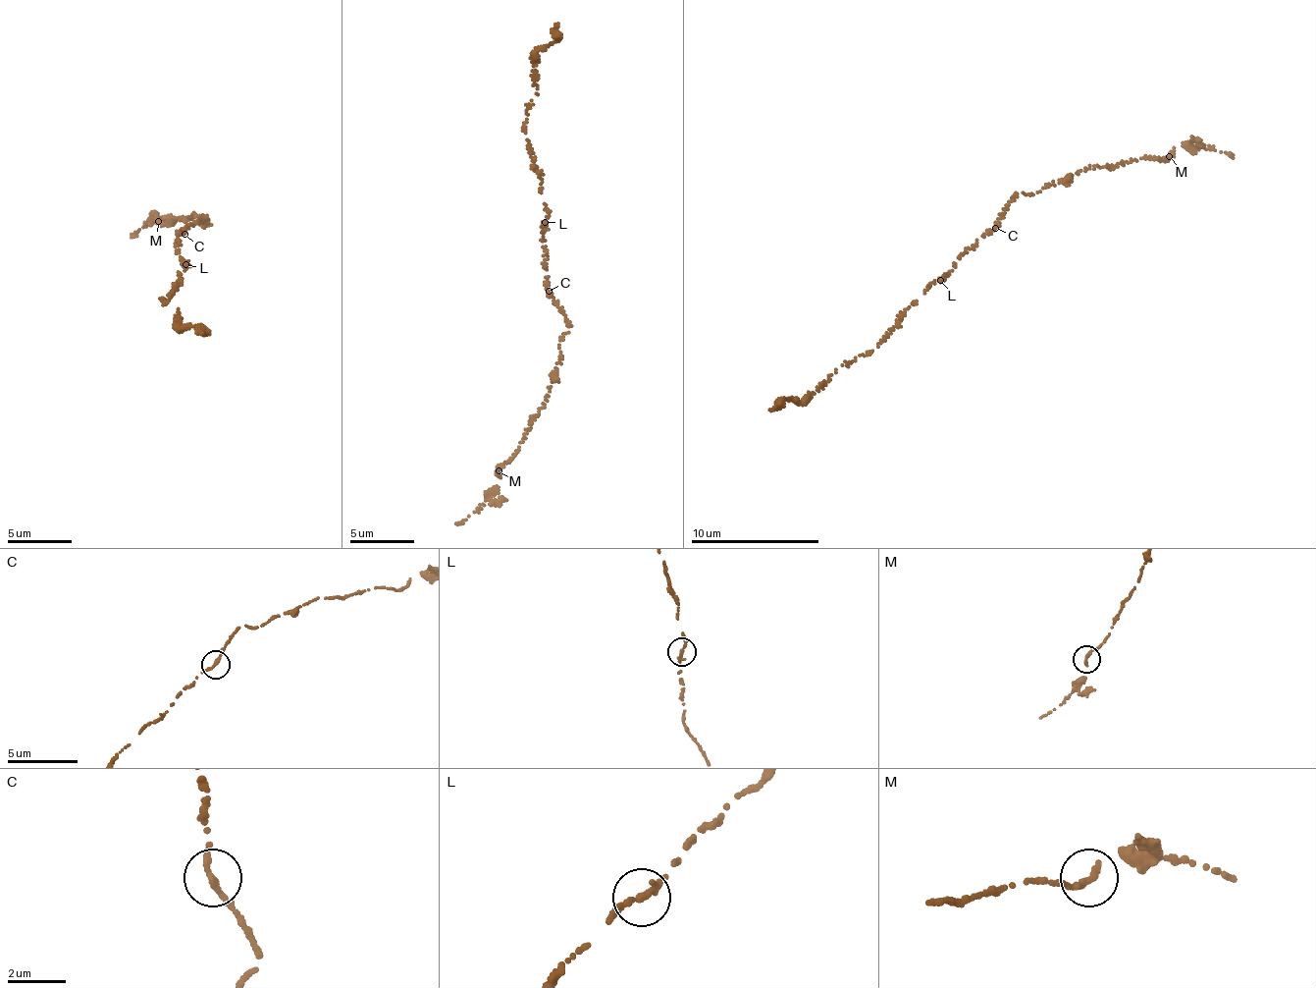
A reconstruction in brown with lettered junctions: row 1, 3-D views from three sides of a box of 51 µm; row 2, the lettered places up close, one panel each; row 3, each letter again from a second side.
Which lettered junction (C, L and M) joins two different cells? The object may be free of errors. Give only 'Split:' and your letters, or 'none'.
Split: none

